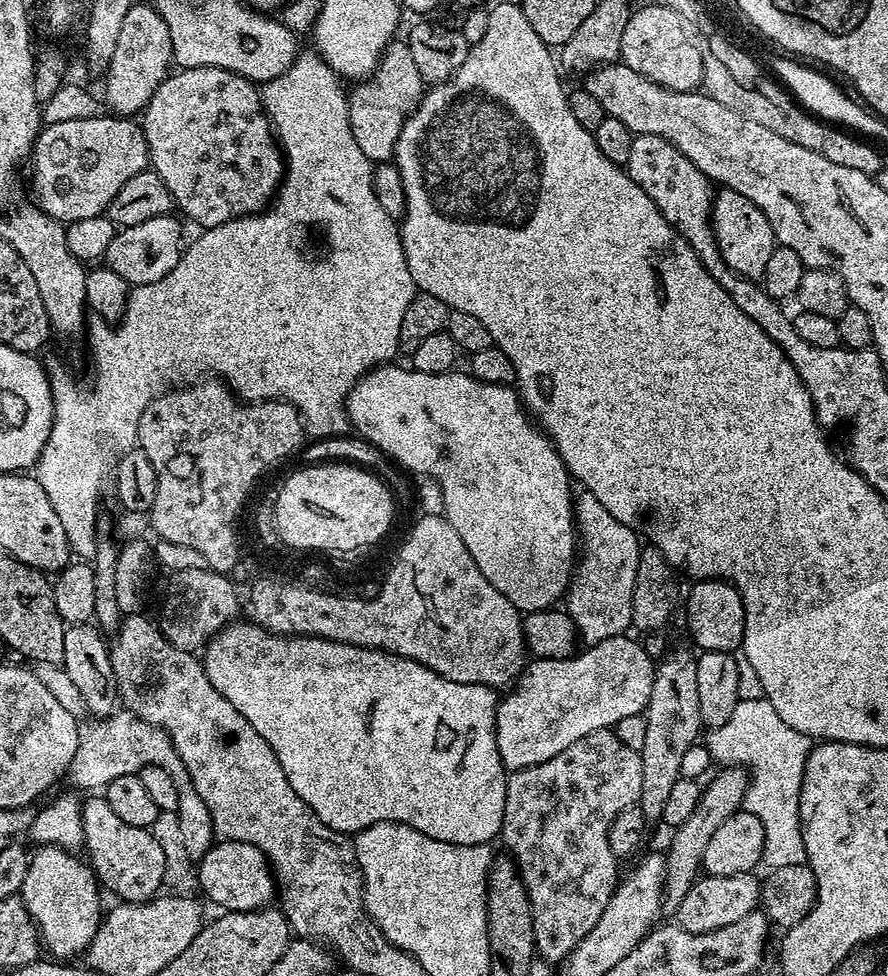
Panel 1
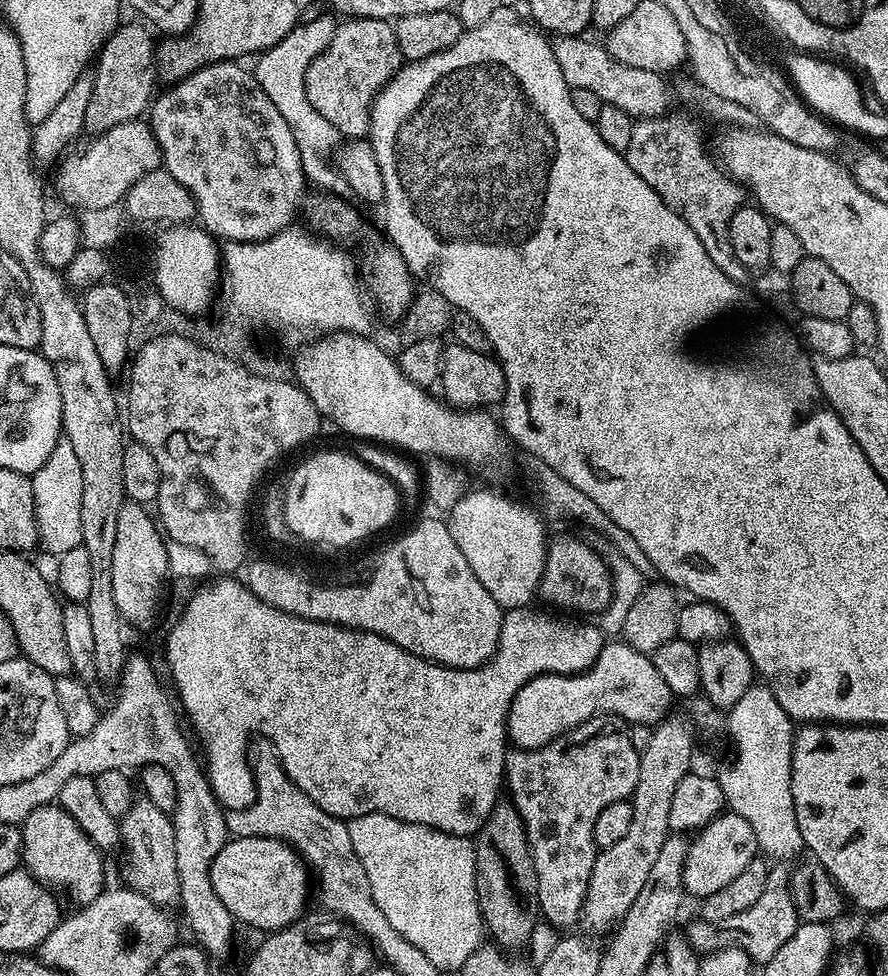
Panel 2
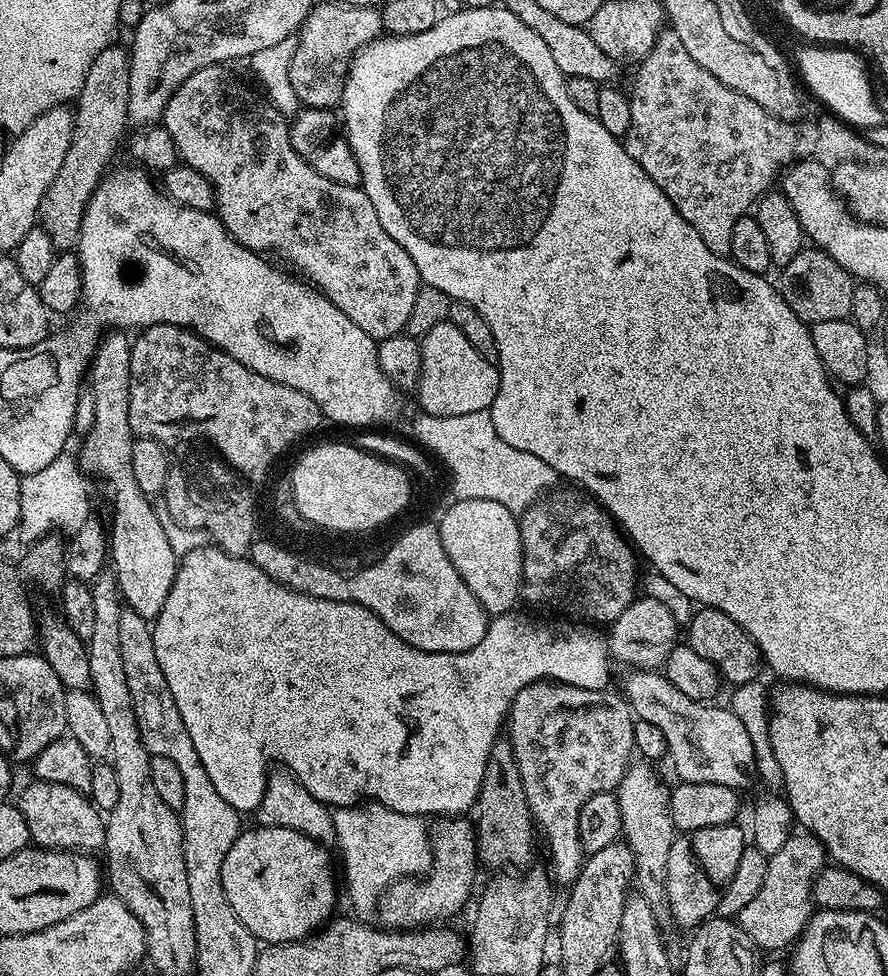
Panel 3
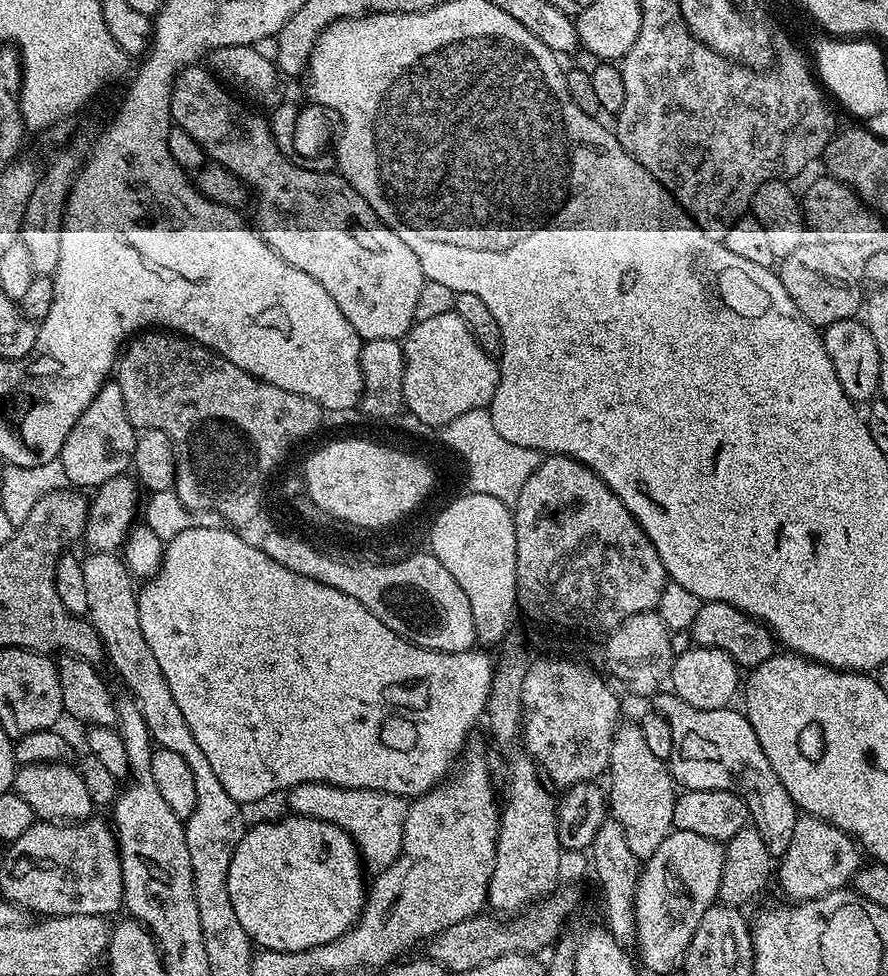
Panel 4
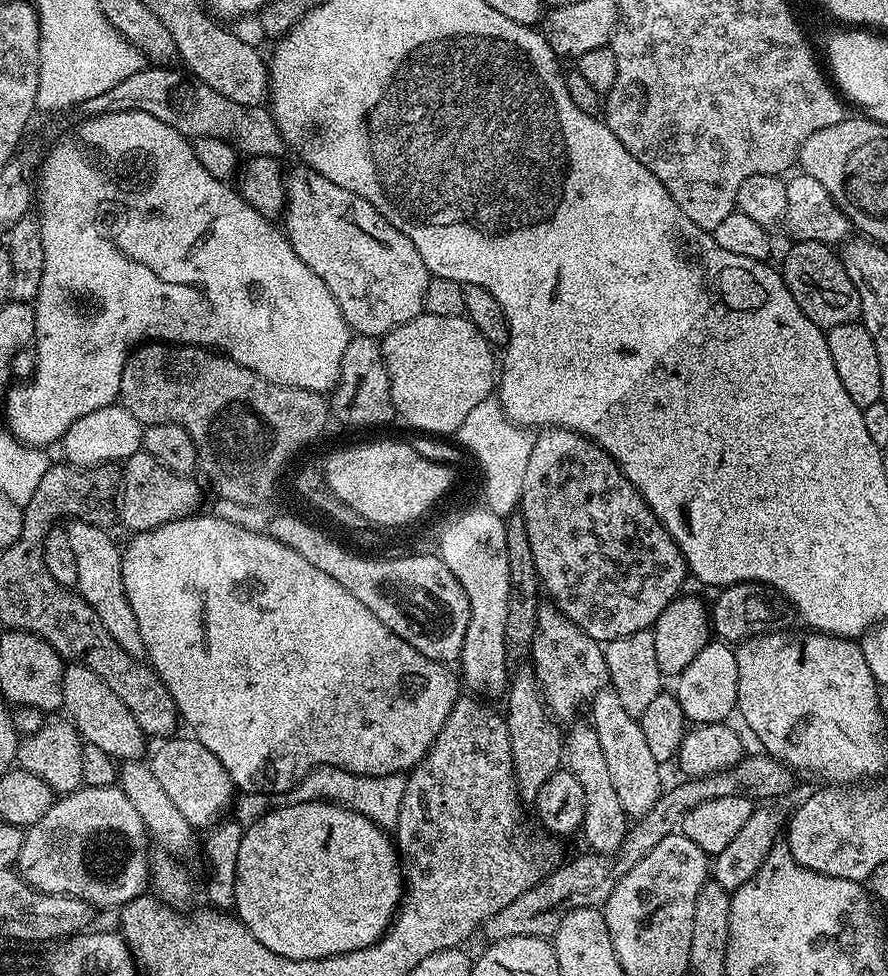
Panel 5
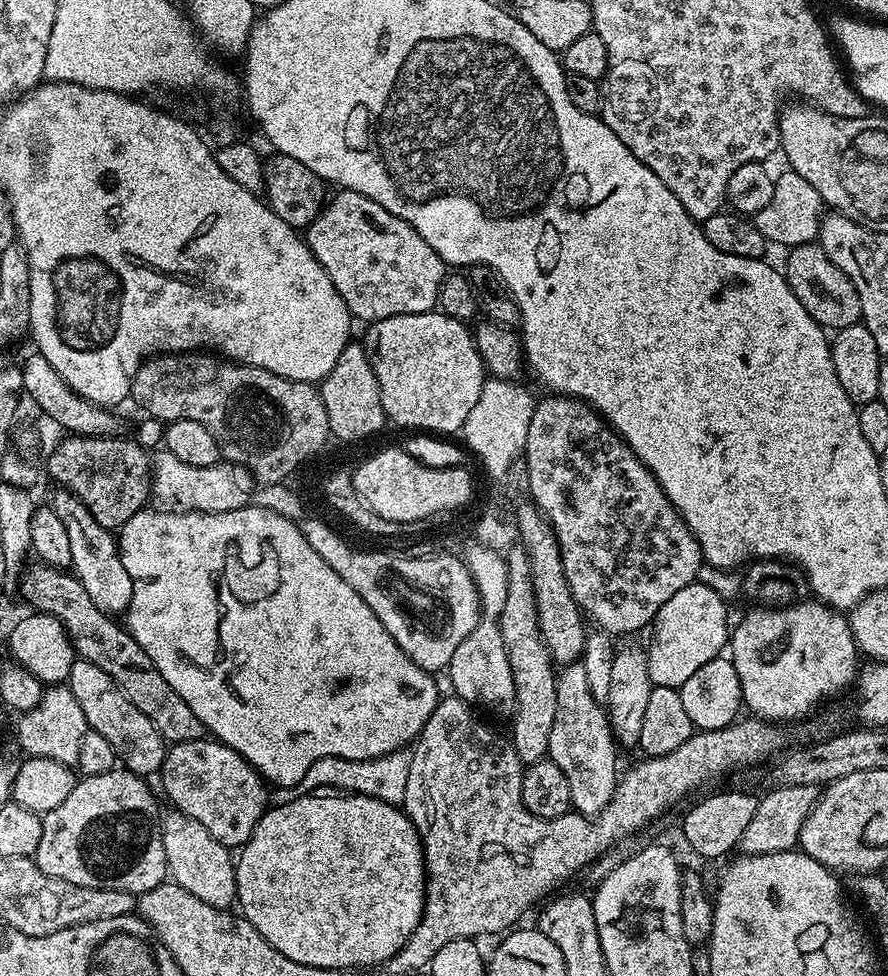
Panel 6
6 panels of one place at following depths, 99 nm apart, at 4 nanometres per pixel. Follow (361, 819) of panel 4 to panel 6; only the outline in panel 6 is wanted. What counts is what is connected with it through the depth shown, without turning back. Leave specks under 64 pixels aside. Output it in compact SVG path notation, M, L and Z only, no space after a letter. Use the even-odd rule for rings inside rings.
M408 750L392 752L389 756L379 756L373 760L347 760L331 756L322 758L306 770L302 782L298 782L289 788L276 788L271 793L272 804L285 804L294 802L294 798L315 793L317 790L339 790L344 794L355 794L357 796L373 796L379 800L385 800L387 804L397 806L403 805L406 794L406 778L410 774L410 762L412 753Z

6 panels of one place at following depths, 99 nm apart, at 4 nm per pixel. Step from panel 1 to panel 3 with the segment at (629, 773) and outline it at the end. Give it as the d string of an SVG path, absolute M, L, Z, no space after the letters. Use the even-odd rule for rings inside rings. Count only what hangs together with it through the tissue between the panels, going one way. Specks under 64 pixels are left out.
M537 680L535 684L518 690L511 708L508 709L506 739L514 752L514 762L518 764L522 791L525 792L526 802L530 806L535 831L548 847L548 860L552 863L550 875L557 885L572 885L586 859L584 847L578 838L578 814L586 804L586 798L616 789L634 756L633 711L619 691L612 691L582 690L573 684Z

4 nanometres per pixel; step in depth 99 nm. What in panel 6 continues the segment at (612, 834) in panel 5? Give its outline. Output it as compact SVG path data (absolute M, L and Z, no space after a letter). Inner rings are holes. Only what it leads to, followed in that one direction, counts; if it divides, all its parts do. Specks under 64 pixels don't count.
M577 662L561 667L556 677L556 685L558 686L558 710L554 710L554 726L552 727L552 730L550 732L550 742L548 743L547 759L552 760L558 766L558 770L562 770L562 774L566 774L566 782L570 782L570 798L572 799L572 808L575 809L575 811L579 812L582 816L596 818L599 817L600 813L603 812L604 808L611 802L611 800L614 798L614 794L616 793L616 781L618 779L618 771L616 772L616 744L618 748L618 742L617 739L614 737L614 729L609 721L605 705L601 703L601 701L597 700L594 693L590 690L590 681L586 678L586 670L584 669L583 663Z

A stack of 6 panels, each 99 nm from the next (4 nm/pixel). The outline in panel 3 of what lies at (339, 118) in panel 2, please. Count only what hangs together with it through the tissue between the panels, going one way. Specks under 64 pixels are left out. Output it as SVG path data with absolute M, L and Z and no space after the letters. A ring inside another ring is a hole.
M317 3L300 27L294 58L290 58L290 86L294 86L301 105L308 110L335 109L344 92L344 77L348 75L352 57L370 41L381 39L383 32L379 7Z

